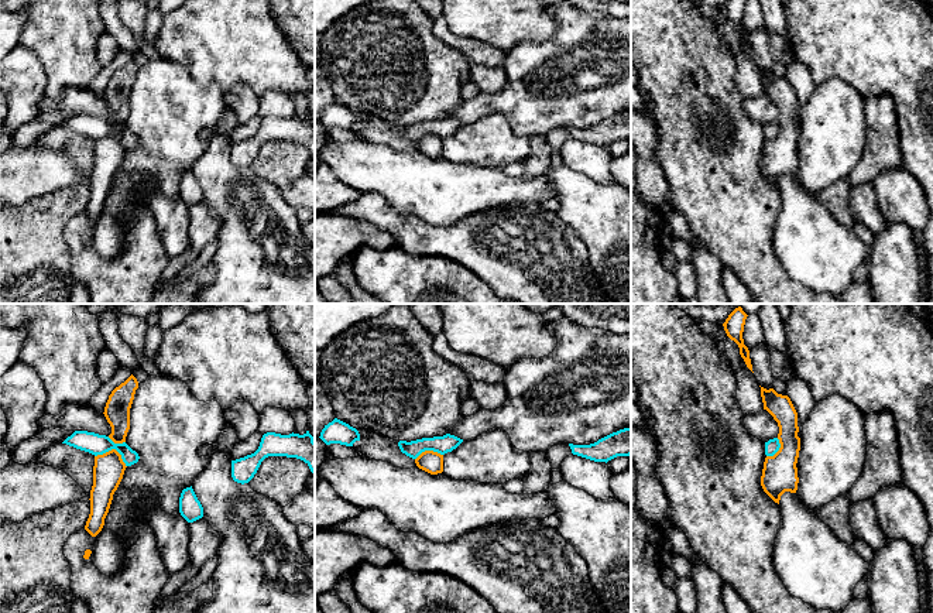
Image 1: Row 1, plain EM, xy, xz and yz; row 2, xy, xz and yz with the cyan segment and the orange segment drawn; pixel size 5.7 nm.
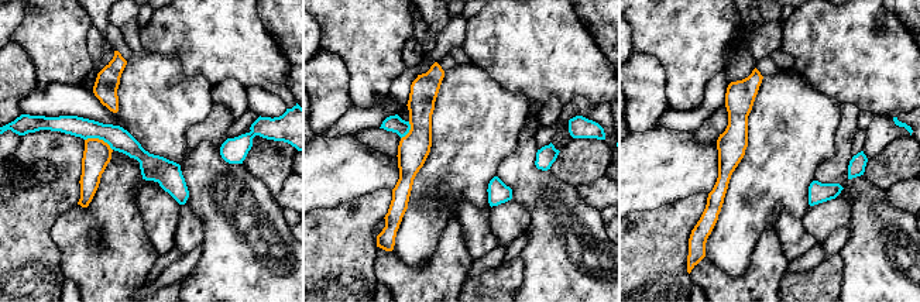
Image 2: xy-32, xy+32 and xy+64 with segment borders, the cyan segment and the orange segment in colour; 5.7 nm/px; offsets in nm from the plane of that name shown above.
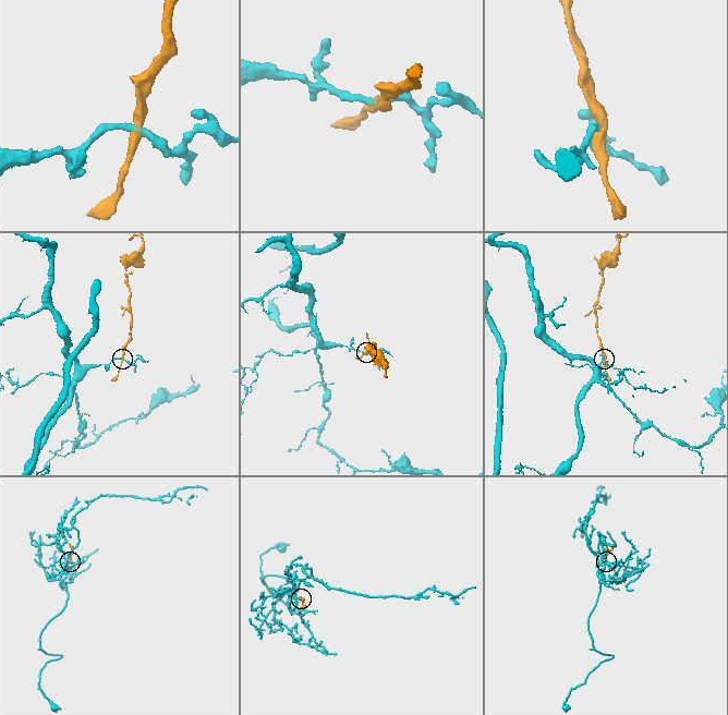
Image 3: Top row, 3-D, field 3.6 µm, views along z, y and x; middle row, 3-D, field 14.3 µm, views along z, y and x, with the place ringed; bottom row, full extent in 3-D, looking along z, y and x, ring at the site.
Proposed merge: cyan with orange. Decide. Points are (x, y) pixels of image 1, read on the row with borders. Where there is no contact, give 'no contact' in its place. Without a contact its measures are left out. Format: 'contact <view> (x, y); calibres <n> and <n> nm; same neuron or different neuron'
contact xy (113, 448); calibres 120 and 180 nm; different neuron

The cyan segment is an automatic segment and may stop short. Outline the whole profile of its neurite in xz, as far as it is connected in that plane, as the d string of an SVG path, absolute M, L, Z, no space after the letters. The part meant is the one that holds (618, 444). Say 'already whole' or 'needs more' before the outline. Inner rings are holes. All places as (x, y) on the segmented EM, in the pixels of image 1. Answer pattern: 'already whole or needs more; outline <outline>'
already whole; outline M631 427L613 432L590 445L569 444L572 453L594 460L608 462L617 456L631 455Z

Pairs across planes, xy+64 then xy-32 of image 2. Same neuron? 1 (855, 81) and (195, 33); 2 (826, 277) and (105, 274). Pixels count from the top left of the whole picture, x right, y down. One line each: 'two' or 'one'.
1: one
2: one

